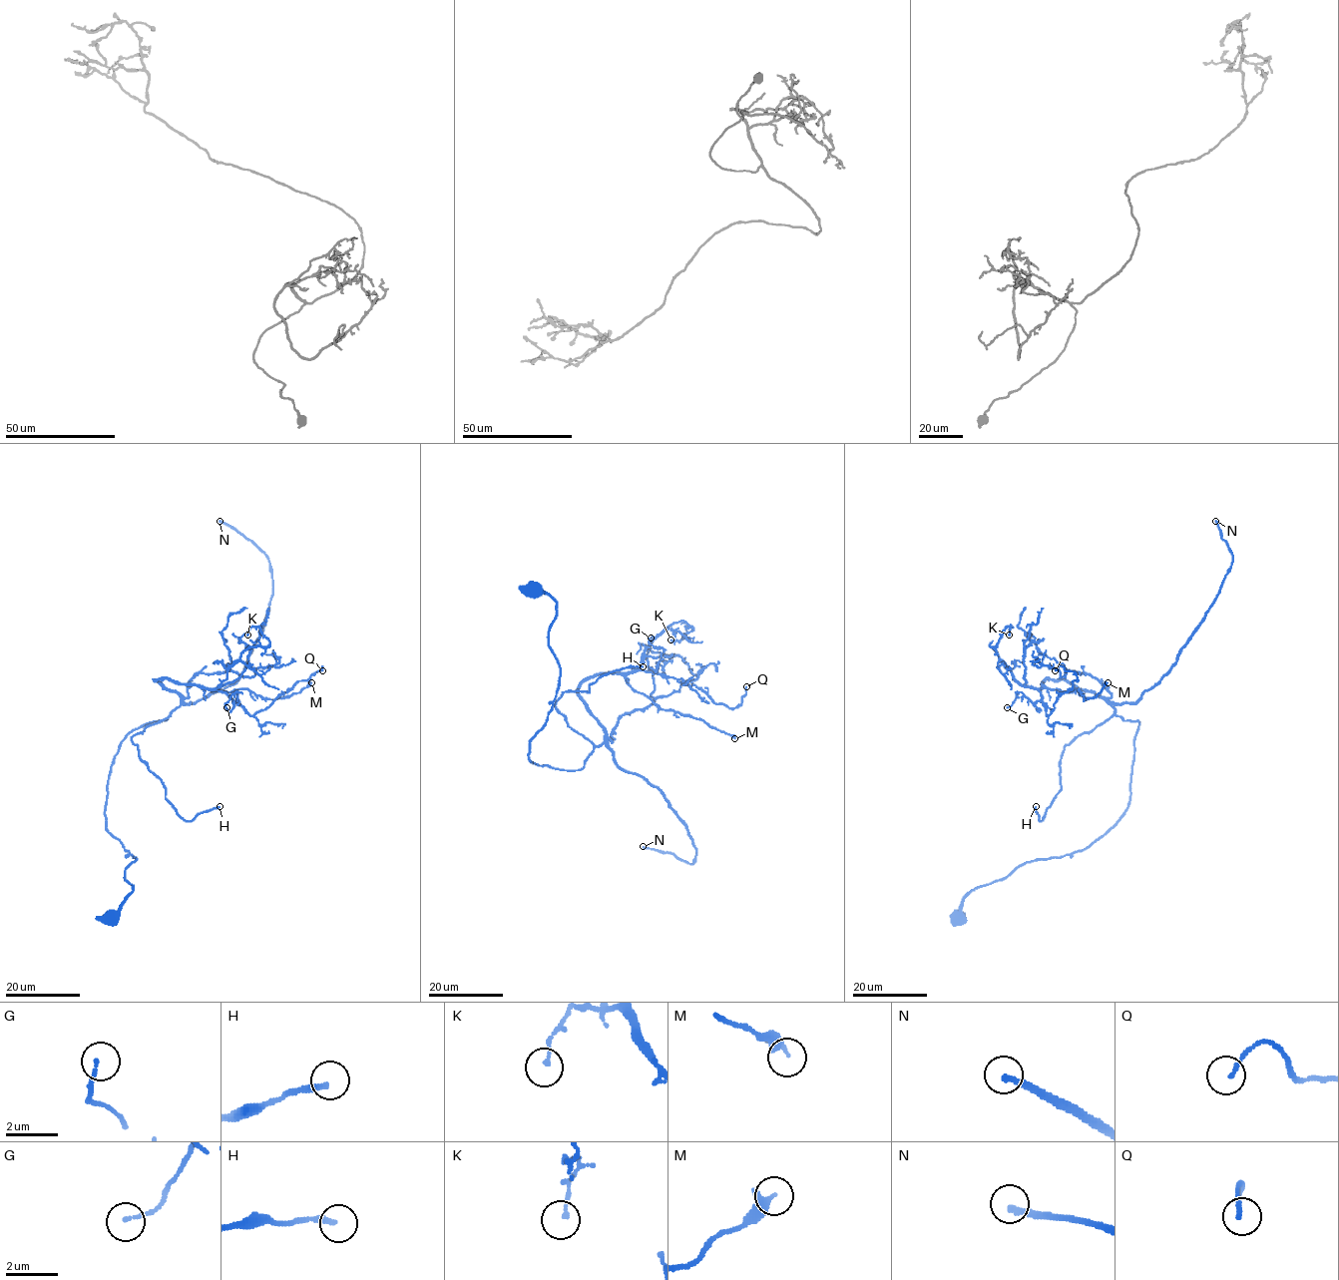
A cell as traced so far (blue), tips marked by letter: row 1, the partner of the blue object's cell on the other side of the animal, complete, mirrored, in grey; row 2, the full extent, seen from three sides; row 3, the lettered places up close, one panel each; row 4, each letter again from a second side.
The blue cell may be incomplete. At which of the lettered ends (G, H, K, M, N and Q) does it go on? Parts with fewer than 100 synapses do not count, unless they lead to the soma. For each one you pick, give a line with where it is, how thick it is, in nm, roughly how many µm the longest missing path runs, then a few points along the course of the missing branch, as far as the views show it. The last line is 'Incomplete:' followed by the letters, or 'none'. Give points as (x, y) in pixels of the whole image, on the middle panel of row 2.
N: at (643, 846); 240 nm thick; about 200 µm are missing
Incomplete: N

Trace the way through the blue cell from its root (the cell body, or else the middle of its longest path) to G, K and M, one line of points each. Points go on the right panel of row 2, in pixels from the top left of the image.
G: (957, 916), (975, 888), (1089, 847), (1129, 801), (1138, 721), (1064, 679), (1007, 707)
K: (957, 916), (975, 888), (1089, 847), (1130, 796), (1138, 721), (1064, 679), (1023, 686), (990, 646), (1009, 635)
M: (957, 916), (975, 888), (1089, 847), (1126, 808), (1138, 721), (1064, 679), (1042, 683), (1088, 699), (1108, 682)

